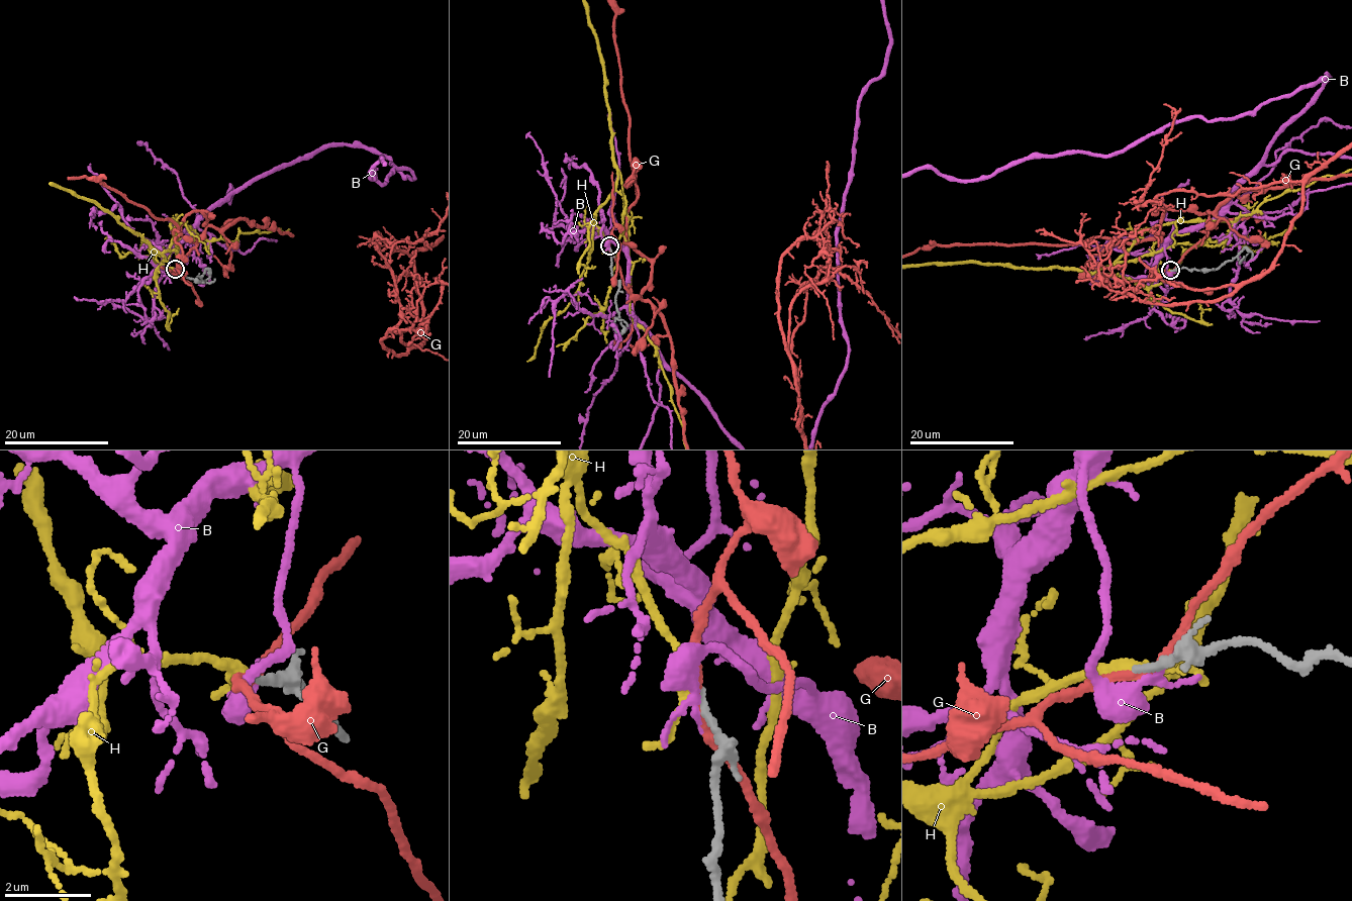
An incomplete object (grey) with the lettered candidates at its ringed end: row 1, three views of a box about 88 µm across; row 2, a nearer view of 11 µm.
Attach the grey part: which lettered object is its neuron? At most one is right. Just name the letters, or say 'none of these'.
H

